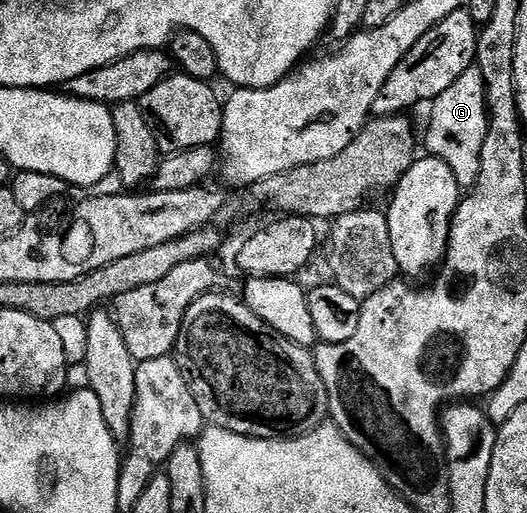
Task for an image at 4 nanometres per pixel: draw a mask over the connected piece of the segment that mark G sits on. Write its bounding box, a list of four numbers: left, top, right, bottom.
[425,65,488,188]

